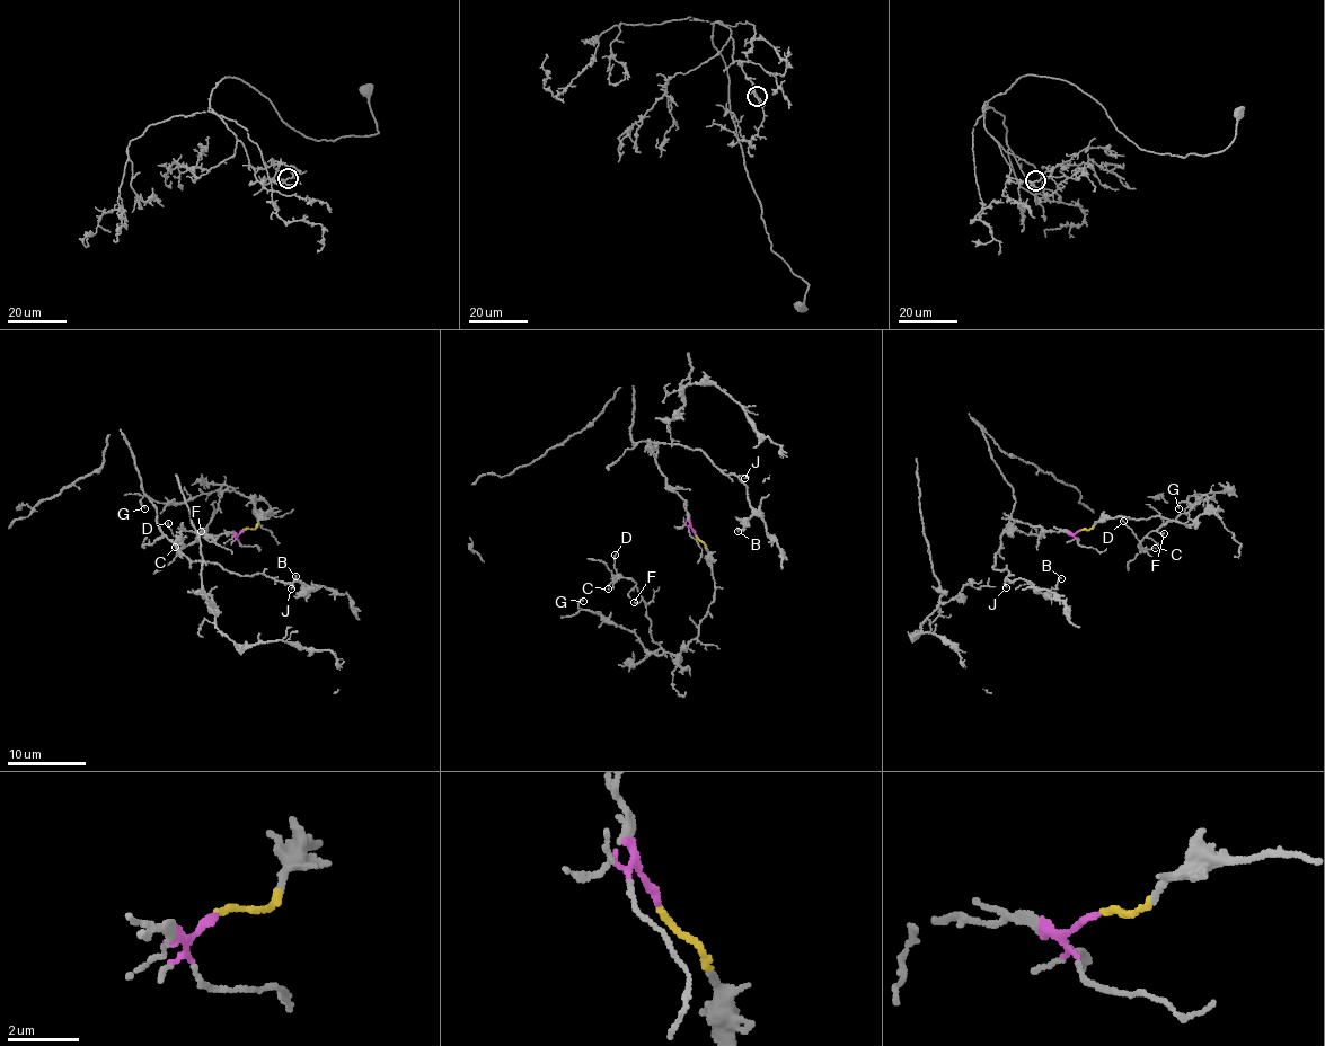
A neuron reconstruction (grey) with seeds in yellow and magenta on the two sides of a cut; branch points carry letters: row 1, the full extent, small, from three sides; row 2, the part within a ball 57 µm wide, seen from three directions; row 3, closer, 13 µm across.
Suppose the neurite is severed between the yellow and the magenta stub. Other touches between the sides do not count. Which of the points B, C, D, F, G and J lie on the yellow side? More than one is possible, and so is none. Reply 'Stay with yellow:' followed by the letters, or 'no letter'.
Stay with yellow: C, D, F, G

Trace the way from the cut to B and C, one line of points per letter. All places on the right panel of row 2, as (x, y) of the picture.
B: (1080, 529), (1015, 521), (994, 552), (996, 570), (1007, 569), (1014, 582), (1025, 578), (1049, 593), (1061, 578)
C: (1083, 529), (1106, 519), (1159, 515), (1190, 524), (1204, 512), (1204, 495), (1144, 538), (1141, 544), (1155, 548)

